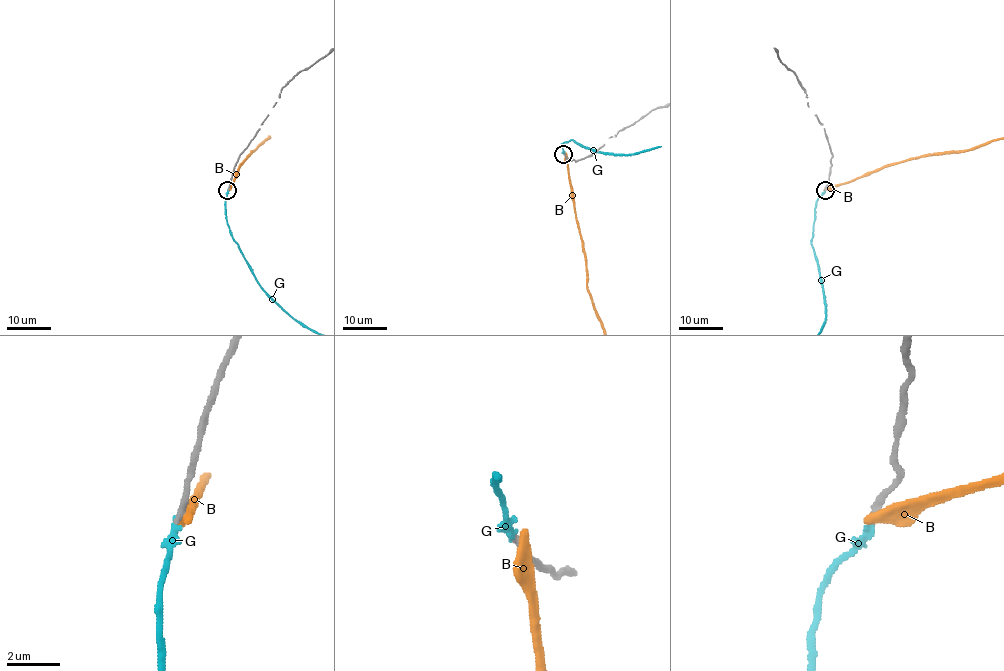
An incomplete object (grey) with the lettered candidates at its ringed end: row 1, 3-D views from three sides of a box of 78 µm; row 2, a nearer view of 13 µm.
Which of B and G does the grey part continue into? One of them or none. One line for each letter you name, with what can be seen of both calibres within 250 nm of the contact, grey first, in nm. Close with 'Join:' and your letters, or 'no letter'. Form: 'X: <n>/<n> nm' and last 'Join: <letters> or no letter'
G: 280/240 nm
Join: G

